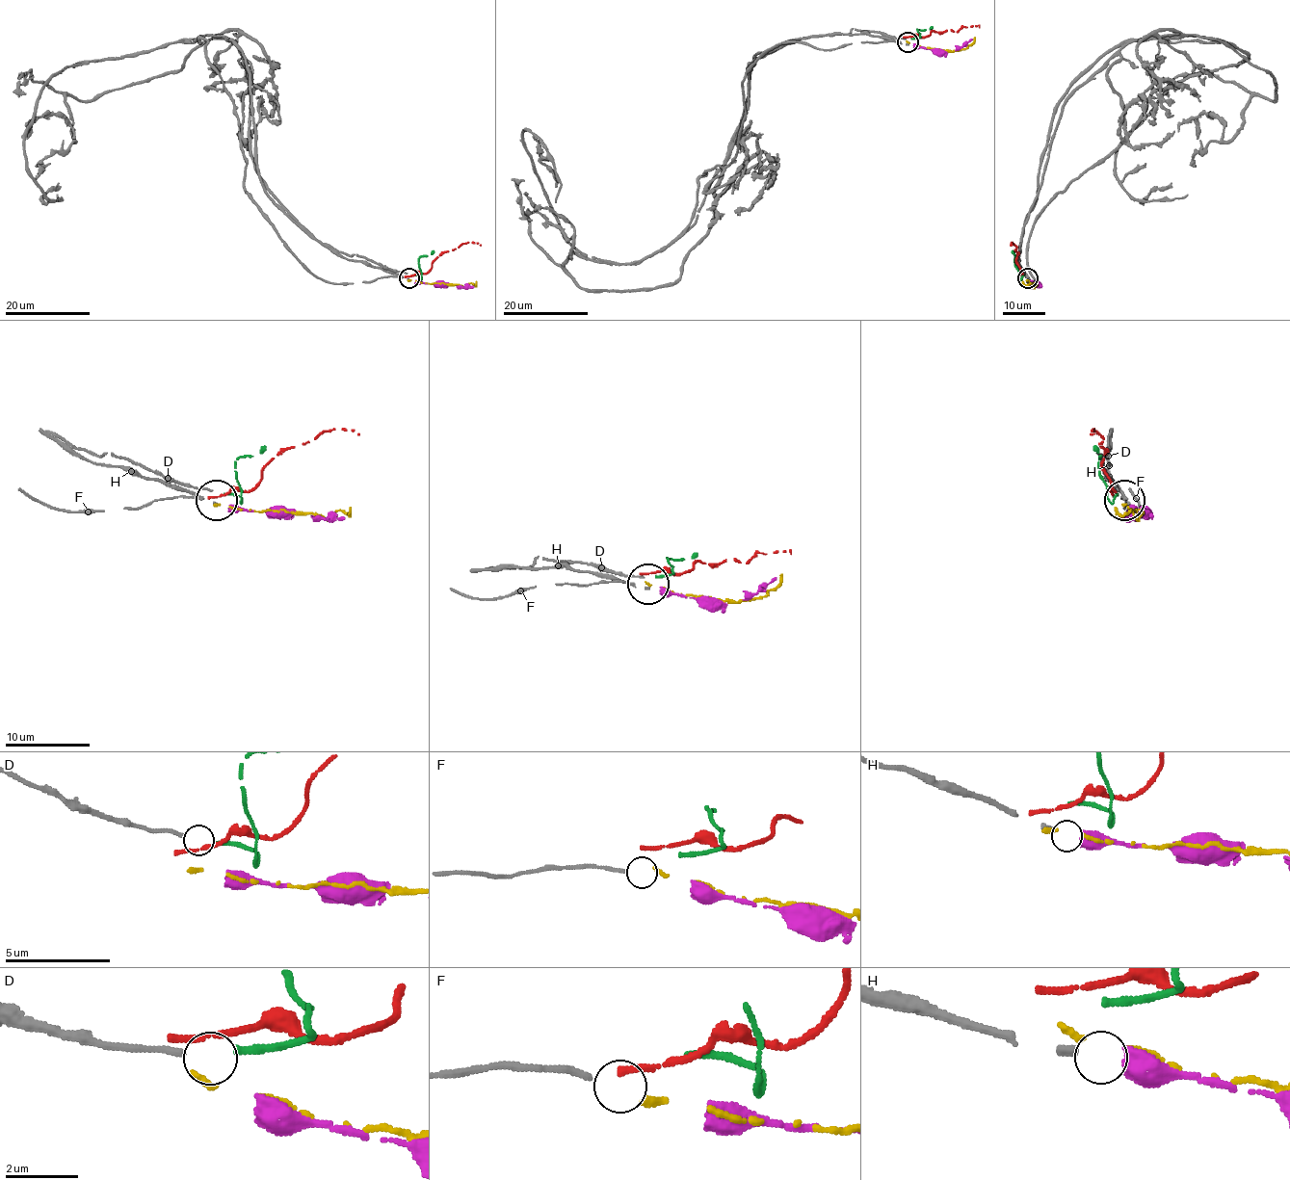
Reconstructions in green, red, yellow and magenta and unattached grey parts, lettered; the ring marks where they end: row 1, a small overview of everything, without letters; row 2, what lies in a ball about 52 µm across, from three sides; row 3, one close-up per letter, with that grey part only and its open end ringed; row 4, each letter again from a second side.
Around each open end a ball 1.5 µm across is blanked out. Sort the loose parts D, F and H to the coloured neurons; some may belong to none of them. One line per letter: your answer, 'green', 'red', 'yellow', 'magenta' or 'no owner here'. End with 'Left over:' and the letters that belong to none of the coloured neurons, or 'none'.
D: no owner here
F: no owner here
H: magenta
Left over: D, F

